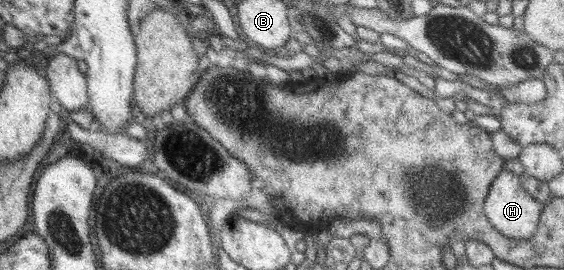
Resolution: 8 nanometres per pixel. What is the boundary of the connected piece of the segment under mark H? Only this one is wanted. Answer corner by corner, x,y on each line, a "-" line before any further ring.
501,168
497,176
493,178
487,195
485,196
482,211
491,227
512,240
529,240
537,222
540,219
542,205
529,195
528,191
519,183
519,176
511,174
505,168

